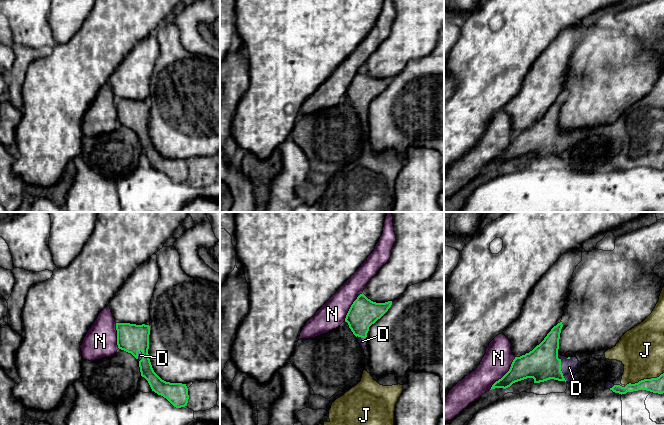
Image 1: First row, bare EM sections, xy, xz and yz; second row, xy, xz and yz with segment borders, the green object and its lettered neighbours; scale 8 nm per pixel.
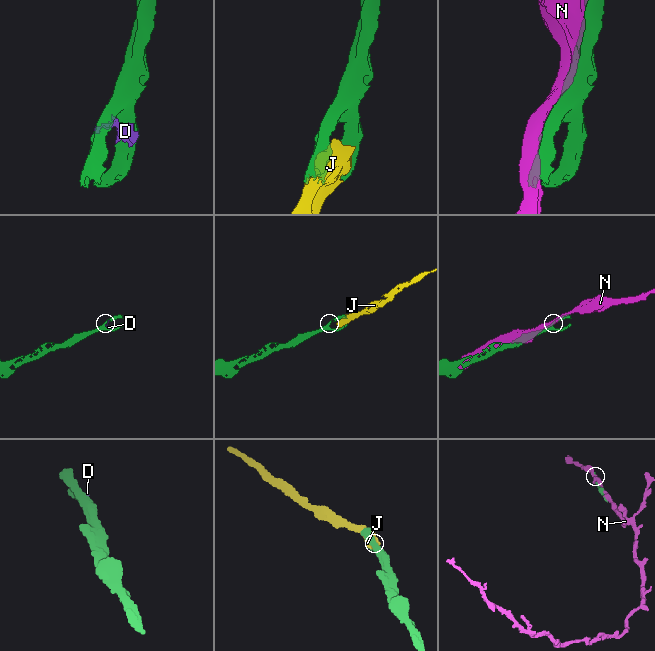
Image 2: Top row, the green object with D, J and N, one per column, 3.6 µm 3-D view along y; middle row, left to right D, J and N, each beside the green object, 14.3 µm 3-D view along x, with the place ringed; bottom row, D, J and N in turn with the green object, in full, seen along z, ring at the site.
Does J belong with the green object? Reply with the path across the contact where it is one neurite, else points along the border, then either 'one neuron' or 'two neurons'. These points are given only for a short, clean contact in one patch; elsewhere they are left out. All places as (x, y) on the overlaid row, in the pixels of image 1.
one neuron

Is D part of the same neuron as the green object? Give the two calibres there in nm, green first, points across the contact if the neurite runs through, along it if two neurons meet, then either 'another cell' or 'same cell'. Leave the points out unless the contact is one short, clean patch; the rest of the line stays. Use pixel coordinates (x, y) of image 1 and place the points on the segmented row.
280/130 nm | same cell

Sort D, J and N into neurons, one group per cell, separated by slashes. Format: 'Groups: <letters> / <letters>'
Groups: D J / N

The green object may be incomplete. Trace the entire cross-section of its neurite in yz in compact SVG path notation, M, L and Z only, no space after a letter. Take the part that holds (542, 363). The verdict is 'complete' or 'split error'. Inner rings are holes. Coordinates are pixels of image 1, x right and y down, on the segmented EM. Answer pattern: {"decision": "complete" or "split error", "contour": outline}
{"decision": "split error", "contour": "M562 322L558 323L532 351L515 357L509 371L490 390L506 389L527 378L533 378L534 383L550 379L574 383L579 361L576 357L565 357L558 353L562 327Z"}

